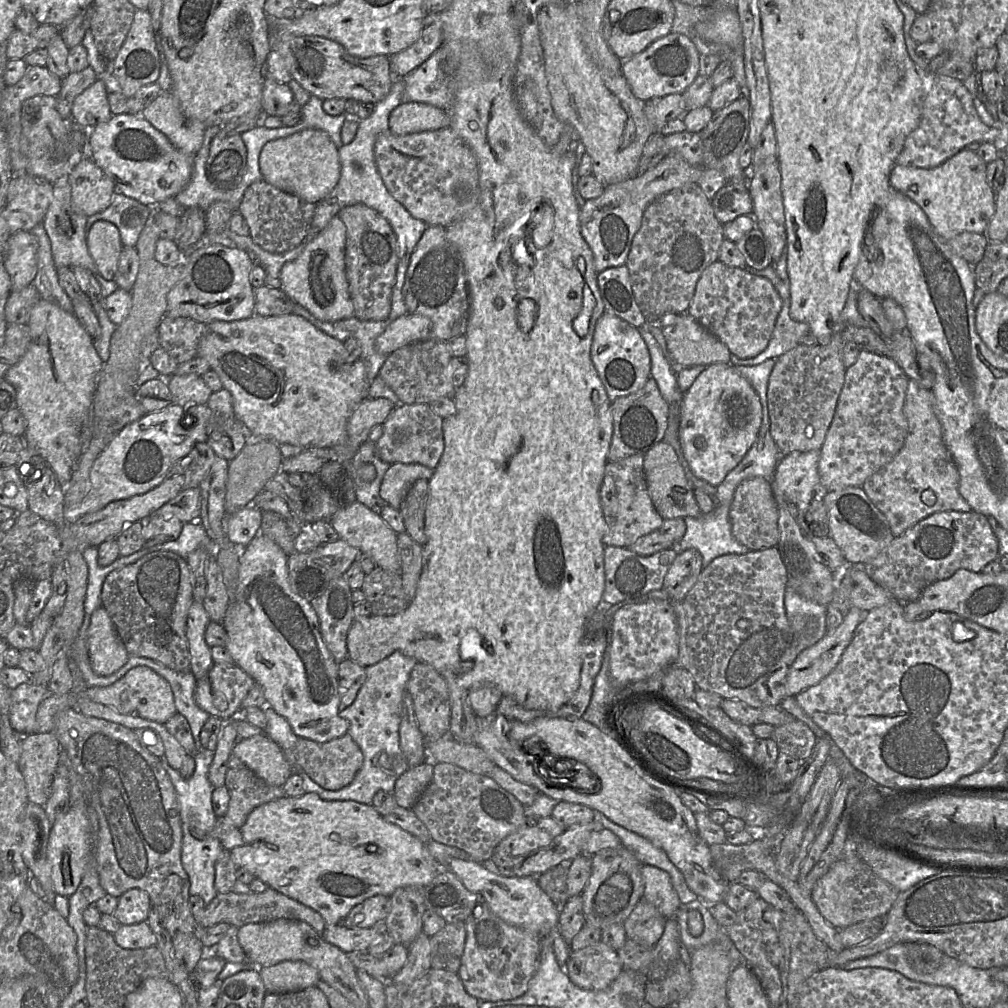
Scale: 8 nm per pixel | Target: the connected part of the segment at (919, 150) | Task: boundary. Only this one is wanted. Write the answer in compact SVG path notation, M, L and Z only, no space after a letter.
M917 69L924 83L924 98L918 127L906 138L896 165L934 168L972 142L993 143L1001 135L1000 126L988 127L981 122L973 105L974 97L962 82L948 76L934 74L928 69Z

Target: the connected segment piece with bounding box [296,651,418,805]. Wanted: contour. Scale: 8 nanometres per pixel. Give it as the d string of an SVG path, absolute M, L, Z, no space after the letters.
M395 651L376 664L366 667L366 679L354 702L340 710L340 716L349 722L348 733L363 753L363 765L354 779L339 790L327 790L318 785L305 771L296 772L302 777L307 792L317 793L323 800L354 800L372 804L378 791L393 793L396 780L409 769L400 747L399 727L403 695L408 692L407 683L418 661Z

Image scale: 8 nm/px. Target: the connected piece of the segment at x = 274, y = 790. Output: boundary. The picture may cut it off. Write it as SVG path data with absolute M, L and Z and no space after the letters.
M233 753L228 762L225 786L230 800L224 819L237 829L256 807L286 796L283 786L268 784Z

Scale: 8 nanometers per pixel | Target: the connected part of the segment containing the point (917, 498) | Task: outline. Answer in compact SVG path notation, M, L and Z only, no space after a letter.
M909 380L903 412L907 420L907 435L902 448L888 464L862 484L869 499L887 518L894 537L900 536L905 530L931 514L942 511L971 511L970 505L959 492L959 471L943 441L942 427L936 413L932 391L920 386L914 380Z

